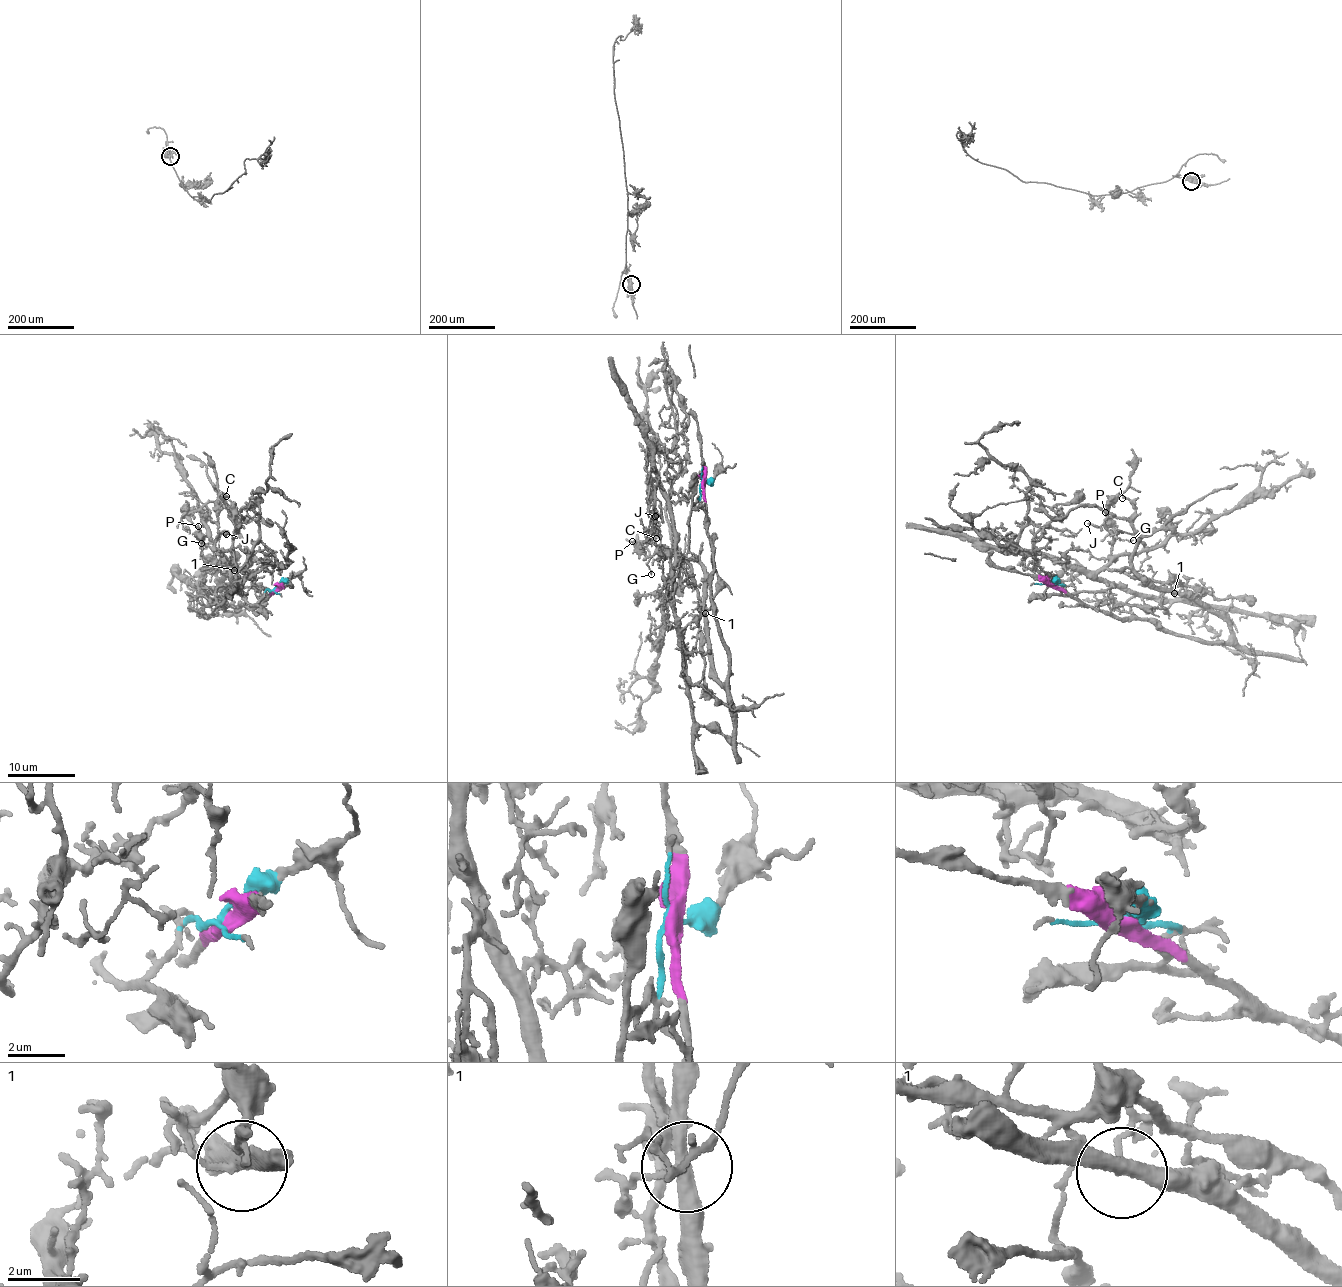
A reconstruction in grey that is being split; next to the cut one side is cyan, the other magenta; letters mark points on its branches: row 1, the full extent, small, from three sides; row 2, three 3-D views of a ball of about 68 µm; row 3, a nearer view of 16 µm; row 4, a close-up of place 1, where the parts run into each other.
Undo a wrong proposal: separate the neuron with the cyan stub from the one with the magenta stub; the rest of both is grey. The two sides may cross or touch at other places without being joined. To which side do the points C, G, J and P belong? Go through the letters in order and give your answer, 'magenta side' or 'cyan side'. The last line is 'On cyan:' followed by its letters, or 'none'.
C: magenta side
G: cyan side
J: cyan side
P: cyan side
On cyan: G, J, P

